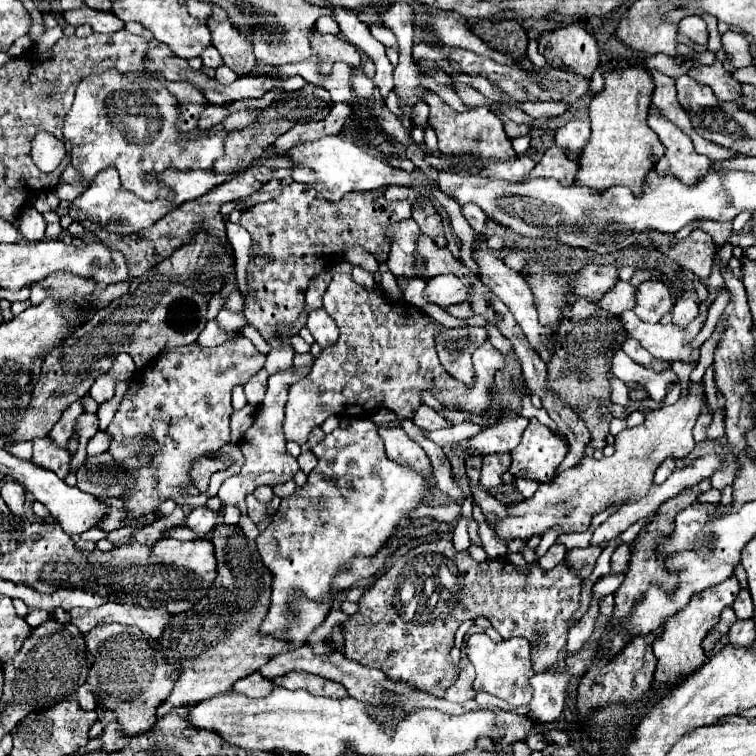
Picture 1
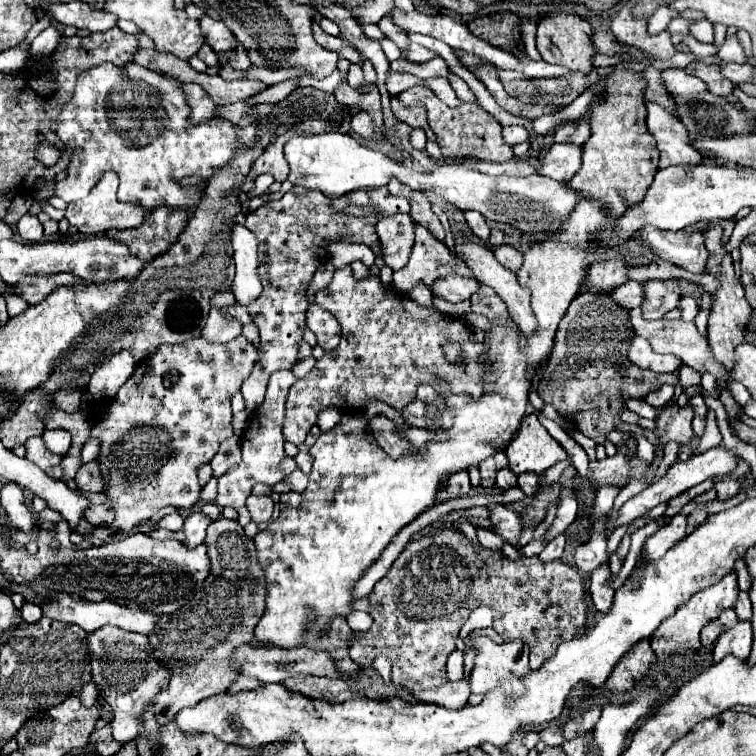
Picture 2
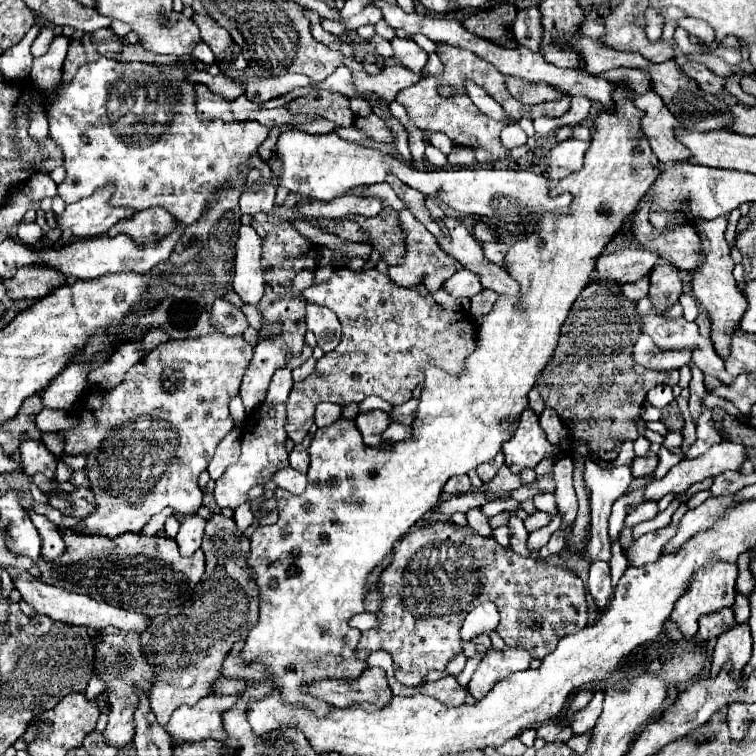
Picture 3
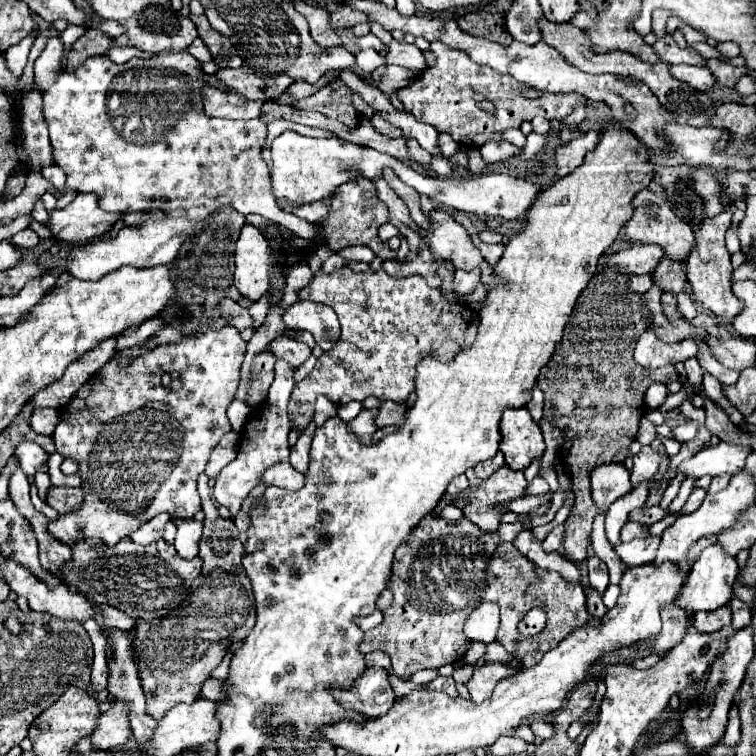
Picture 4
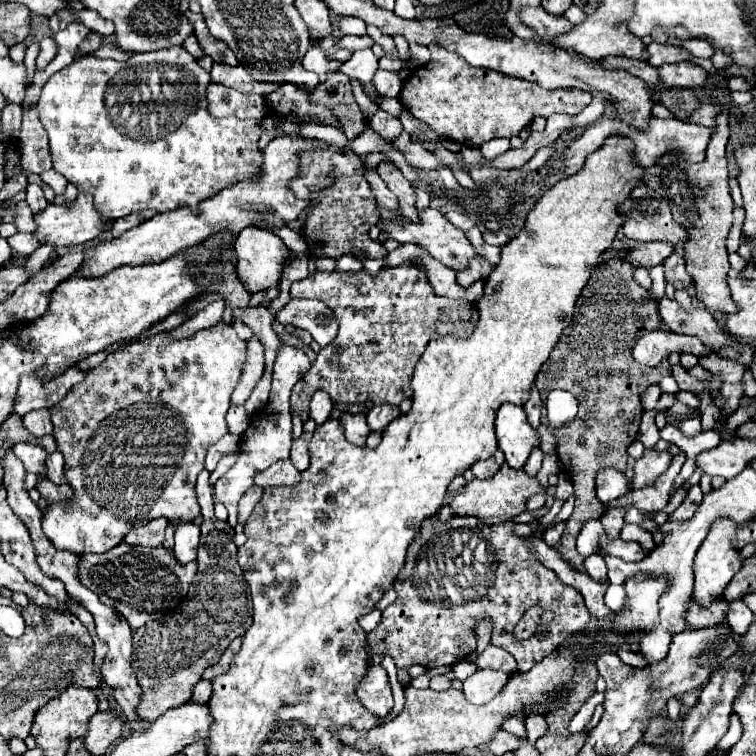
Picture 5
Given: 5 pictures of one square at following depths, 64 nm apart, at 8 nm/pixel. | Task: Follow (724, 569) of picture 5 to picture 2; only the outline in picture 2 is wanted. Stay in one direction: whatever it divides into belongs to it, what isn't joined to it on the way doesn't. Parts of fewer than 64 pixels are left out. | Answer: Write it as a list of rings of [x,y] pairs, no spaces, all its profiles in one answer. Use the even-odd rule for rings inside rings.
[[[730,572],[728,576],[724,576],[720,582],[708,586],[702,592],[696,592],[674,616],[670,616],[668,620],[662,622],[662,626],[656,630],[656,636],[650,638],[652,650],[658,656],[660,662],[668,660],[672,654],[686,654],[690,650],[698,652],[700,650],[700,630],[710,622],[716,620],[720,616],[722,610],[732,608],[736,598],[738,598],[738,582],[736,582],[736,572]]]

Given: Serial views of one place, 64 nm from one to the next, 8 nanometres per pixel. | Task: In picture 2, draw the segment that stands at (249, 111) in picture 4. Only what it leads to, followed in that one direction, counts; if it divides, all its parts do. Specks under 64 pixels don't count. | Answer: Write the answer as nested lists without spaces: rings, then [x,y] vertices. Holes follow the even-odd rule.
[[[182,84],[182,92],[186,94],[186,102],[190,106],[190,122],[200,124],[212,120],[216,114],[216,104],[198,84]]]

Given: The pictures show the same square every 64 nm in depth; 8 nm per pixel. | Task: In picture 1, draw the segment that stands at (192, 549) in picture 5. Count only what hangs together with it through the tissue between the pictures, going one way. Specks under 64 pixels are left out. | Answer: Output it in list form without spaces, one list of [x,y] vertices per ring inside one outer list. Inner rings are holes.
[[[198,506],[190,512],[190,516],[186,518],[188,528],[192,528],[200,538],[204,538],[206,532],[210,532],[216,524],[218,524],[218,512],[210,510],[208,506]]]

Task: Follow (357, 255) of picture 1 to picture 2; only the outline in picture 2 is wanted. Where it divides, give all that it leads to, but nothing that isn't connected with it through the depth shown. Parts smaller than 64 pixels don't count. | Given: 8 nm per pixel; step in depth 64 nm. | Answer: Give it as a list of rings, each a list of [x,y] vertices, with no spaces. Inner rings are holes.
[[[332,242],[330,244],[330,262],[340,268],[344,264],[352,264],[354,260],[360,260],[368,268],[374,266],[374,252],[364,244],[348,244],[348,242]]]

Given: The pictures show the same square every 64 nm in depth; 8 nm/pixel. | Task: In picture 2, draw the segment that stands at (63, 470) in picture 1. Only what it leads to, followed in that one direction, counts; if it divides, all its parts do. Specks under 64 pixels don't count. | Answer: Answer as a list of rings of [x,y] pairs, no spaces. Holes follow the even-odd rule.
[[[40,436],[28,440],[28,442],[26,442],[26,448],[28,448],[26,458],[28,458],[30,462],[34,462],[38,468],[42,468],[44,472],[48,472],[50,476],[62,478],[62,466],[60,466],[62,456],[50,452]]]

